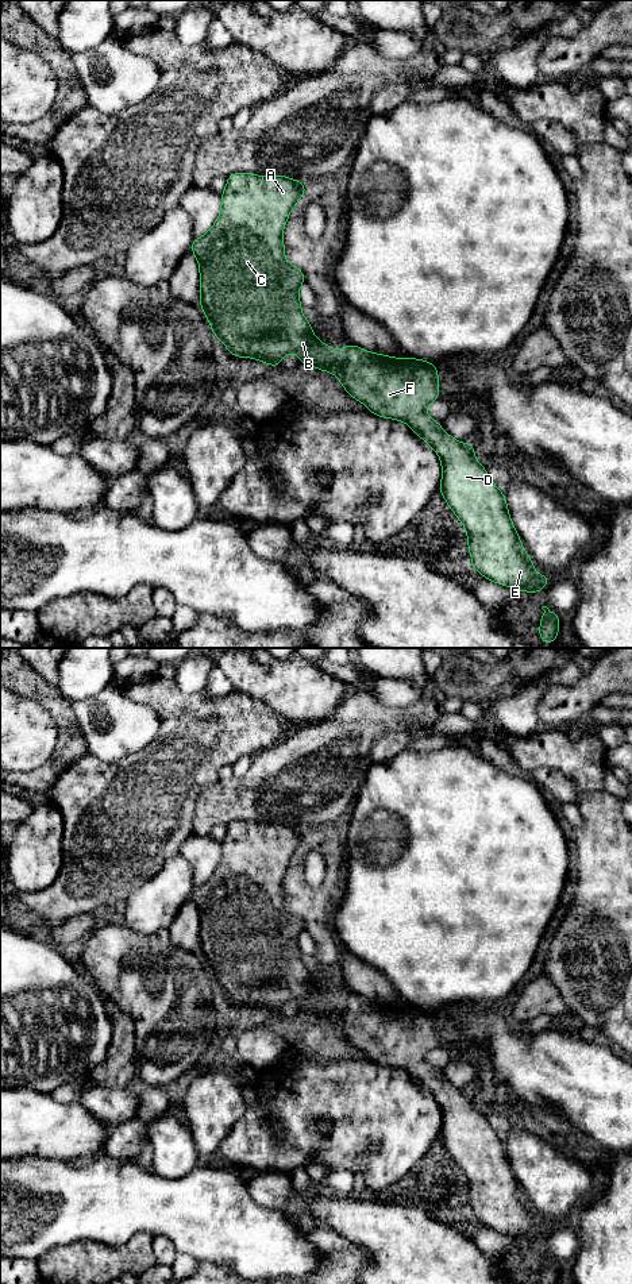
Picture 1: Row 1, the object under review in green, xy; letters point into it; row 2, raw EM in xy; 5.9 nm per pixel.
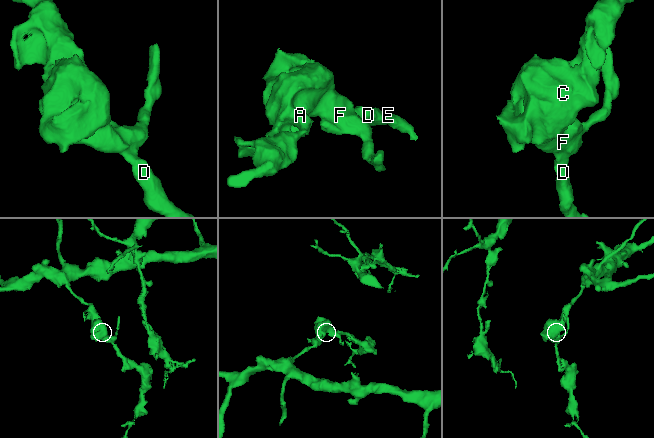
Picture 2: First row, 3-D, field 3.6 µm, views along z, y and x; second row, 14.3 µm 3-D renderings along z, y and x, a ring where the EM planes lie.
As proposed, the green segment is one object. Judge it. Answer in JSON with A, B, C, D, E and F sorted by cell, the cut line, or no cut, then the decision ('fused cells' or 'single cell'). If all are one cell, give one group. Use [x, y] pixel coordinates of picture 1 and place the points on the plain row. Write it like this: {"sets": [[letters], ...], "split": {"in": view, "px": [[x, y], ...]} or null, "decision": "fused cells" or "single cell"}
{"sets": [["A", "B", "C", "D", "E", "F"]], "split": null, "decision": "single cell"}

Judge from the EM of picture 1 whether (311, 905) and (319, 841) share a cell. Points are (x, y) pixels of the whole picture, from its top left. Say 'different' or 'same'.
same

